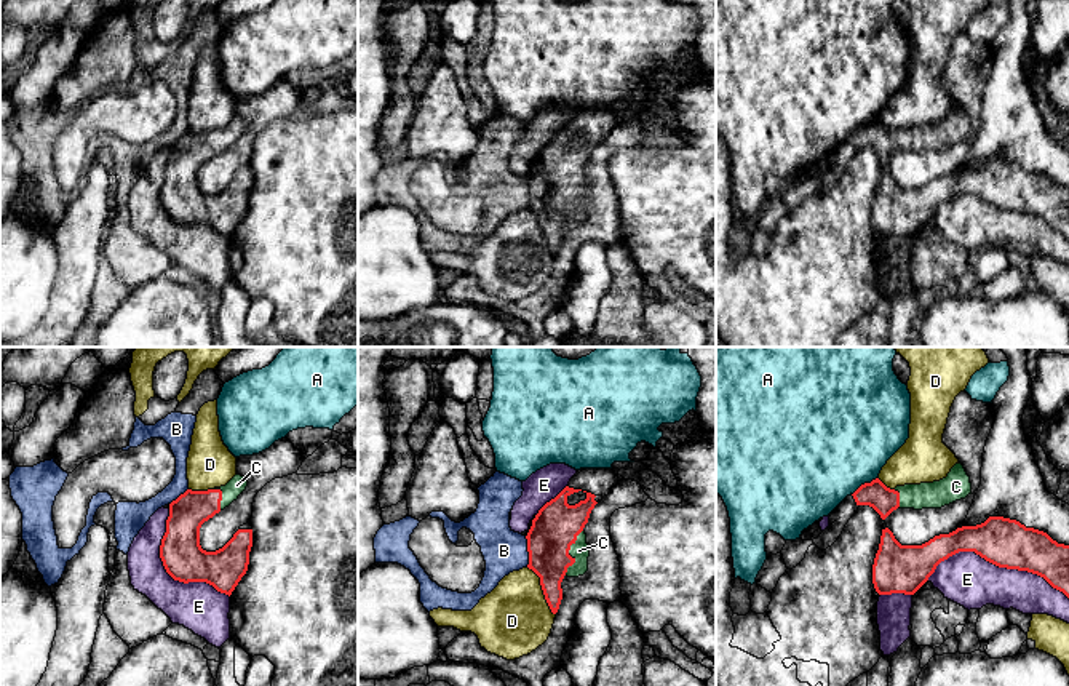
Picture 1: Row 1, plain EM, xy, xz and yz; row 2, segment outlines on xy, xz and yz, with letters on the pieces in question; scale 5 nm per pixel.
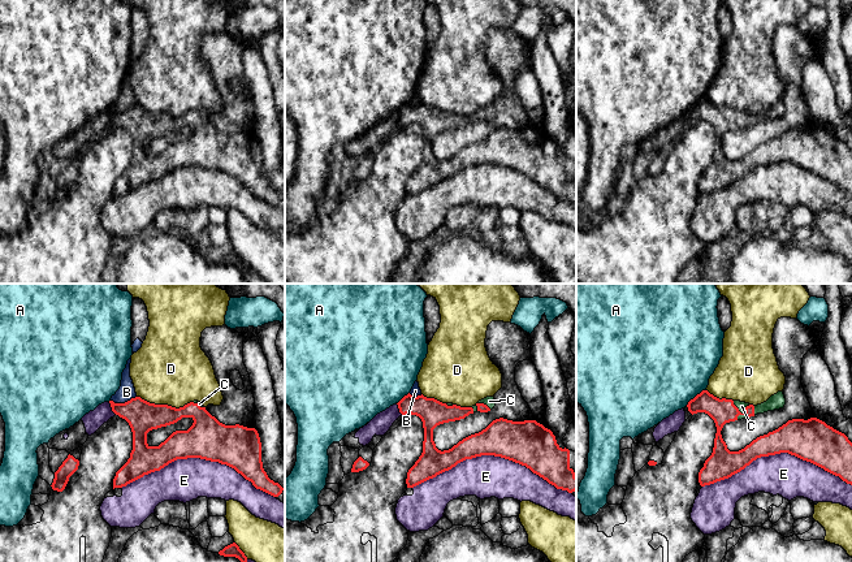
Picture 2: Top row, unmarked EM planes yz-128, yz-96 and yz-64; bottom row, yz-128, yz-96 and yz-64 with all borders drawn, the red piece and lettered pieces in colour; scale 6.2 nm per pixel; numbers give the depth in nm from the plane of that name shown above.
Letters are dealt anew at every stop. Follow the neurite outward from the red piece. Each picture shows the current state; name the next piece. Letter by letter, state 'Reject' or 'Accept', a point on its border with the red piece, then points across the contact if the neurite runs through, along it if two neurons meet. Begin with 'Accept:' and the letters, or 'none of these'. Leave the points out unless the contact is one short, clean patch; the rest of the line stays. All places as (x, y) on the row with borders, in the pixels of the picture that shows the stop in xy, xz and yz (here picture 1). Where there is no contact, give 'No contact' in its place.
Accept: C
A: Reject. Touches red at yz (865, 483). Boundary: yz (878, 477), (865, 482), (852, 494)
B: Reject. Touches red at xz (528, 550)
C: Accept. Touches red at xz (568, 552). Path across: xz (555, 528), (556, 541), (568, 552), (579, 550)
D: Reject. Touches red at xz (542, 589)
E: Reject. Touches red at yz (997, 565)

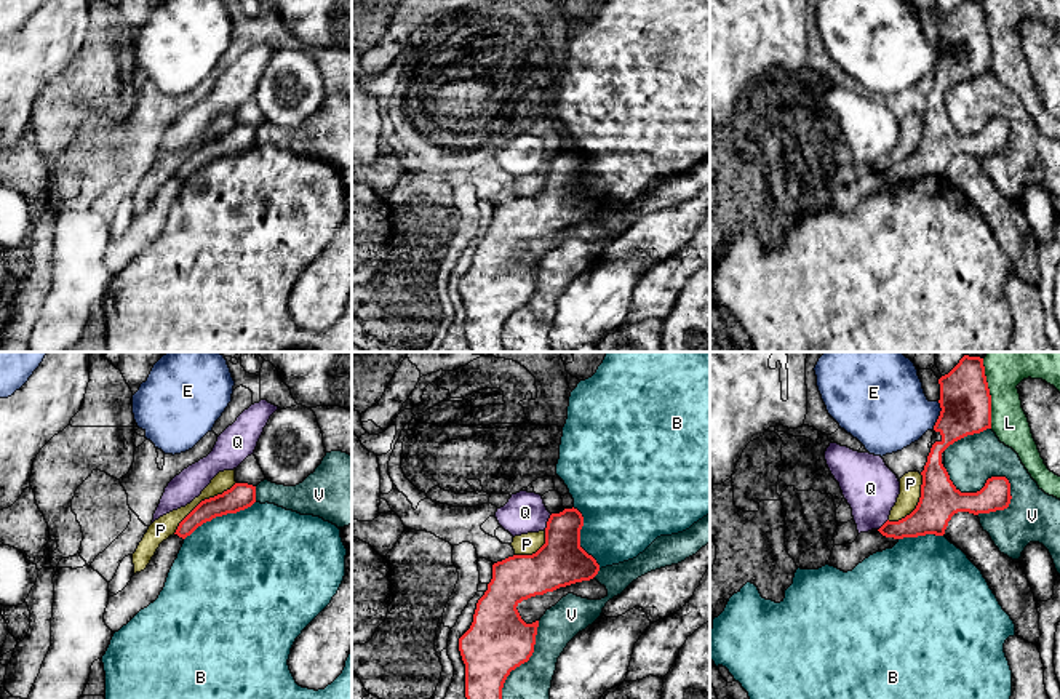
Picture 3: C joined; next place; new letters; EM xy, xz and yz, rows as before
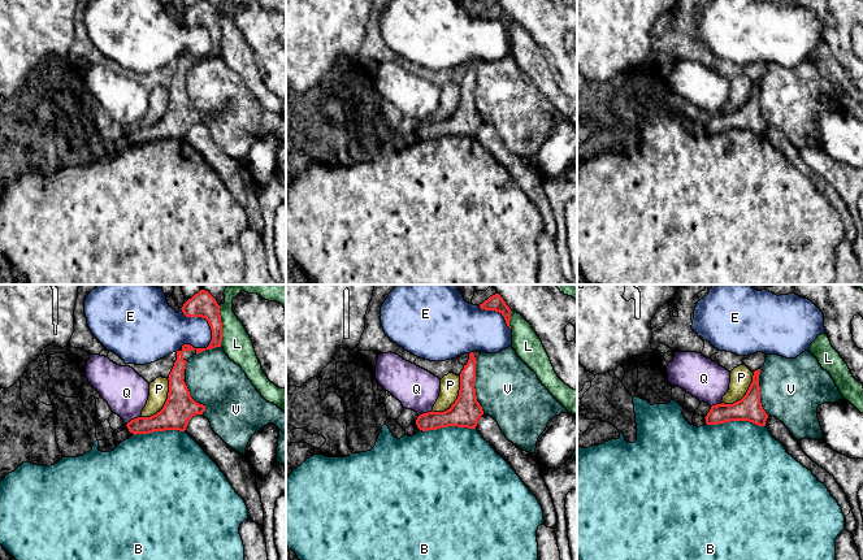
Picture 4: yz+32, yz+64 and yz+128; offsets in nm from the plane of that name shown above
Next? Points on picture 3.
Accept: none of these
B: Reject. Touches red at xy (219, 515)
E: Reject. Touches red at yz (940, 415). Boundary: yz (939, 400), (940, 411), (932, 427)
L: Reject. Touches red at yz (988, 394)
P: Reject. Touches red at xy (202, 501)
Q: Reject. Touches red at xz (547, 522). Boundary: xz (552, 514), (544, 530)
V: Reject. Touches red at yz (987, 482)

